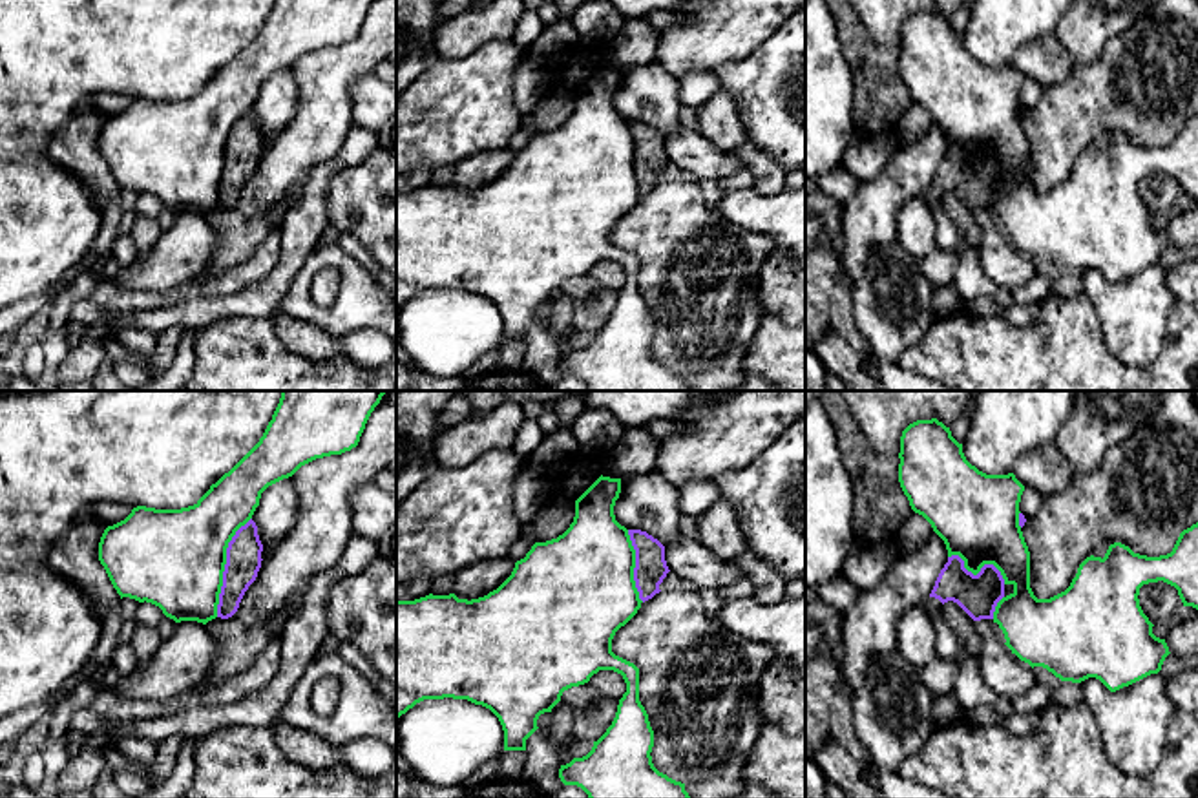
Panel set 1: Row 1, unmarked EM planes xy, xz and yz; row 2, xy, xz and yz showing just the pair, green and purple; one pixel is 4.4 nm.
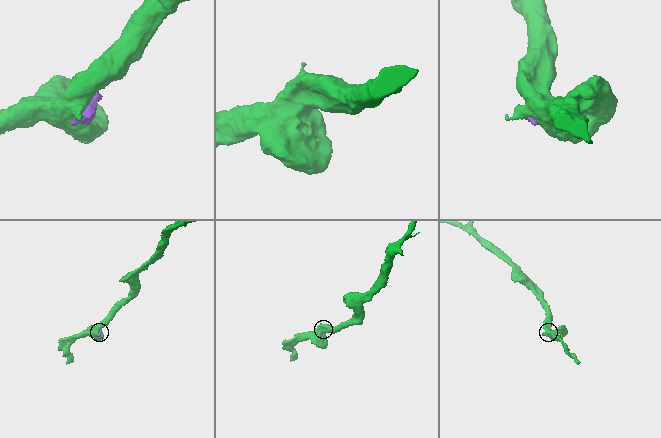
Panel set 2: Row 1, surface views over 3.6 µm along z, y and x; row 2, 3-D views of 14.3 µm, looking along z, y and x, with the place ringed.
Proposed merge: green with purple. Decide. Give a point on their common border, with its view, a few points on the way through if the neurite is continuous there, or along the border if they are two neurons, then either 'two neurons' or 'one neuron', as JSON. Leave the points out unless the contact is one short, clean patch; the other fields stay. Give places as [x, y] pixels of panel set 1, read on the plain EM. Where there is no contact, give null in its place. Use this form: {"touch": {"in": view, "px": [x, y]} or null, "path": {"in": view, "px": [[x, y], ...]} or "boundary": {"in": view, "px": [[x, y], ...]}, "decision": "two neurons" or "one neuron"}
{"touch": {"in": "xy", "px": [223, 157]}, "decision": "two neurons"}

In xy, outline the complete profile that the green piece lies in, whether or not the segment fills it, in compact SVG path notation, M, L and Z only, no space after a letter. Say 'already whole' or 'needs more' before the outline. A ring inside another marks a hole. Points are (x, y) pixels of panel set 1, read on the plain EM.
already whole; M276 0L259 33L228 64L212 75L194 97L181 100L137 97L124 111L108 117L99 133L99 152L121 190L130 188L139 194L152 194L175 214L197 212L206 215L215 210L228 133L236 122L252 110L259 97L261 84L268 77L292 68L301 57L316 49L342 46L356 38L373 2L374 0Z

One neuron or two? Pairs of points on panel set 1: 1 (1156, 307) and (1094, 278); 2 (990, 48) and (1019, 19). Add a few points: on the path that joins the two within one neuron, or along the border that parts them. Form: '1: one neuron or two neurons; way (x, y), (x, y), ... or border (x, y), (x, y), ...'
1: one neuron; way (1142, 307), (1124, 307), (1109, 293)
2: one neuron; way (998, 41), (1012, 26)

